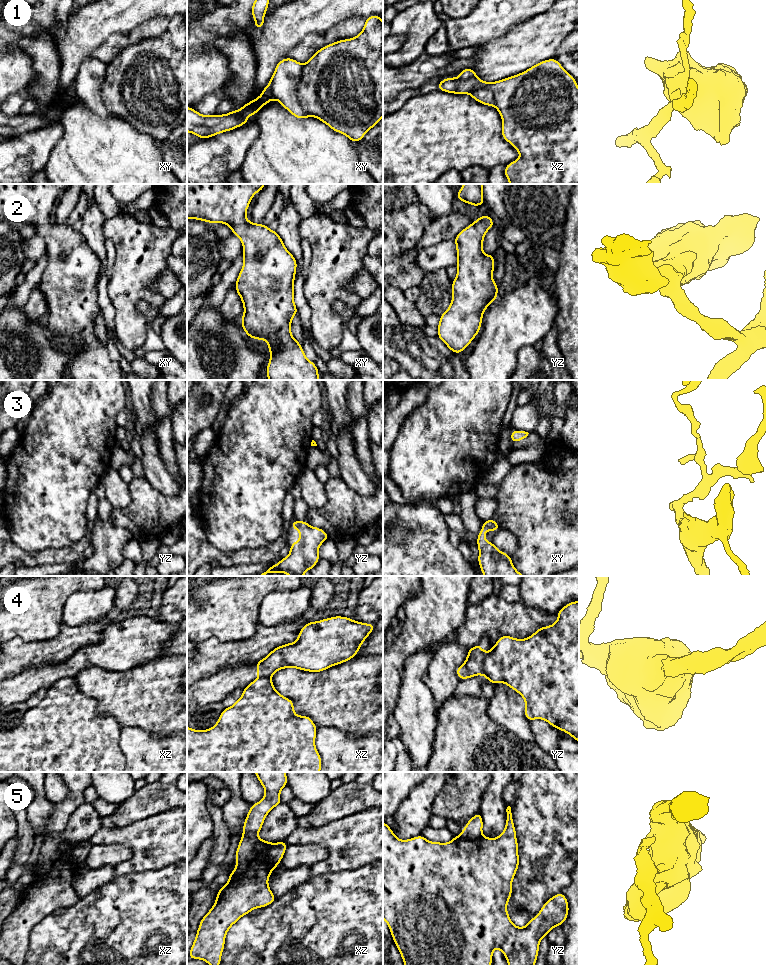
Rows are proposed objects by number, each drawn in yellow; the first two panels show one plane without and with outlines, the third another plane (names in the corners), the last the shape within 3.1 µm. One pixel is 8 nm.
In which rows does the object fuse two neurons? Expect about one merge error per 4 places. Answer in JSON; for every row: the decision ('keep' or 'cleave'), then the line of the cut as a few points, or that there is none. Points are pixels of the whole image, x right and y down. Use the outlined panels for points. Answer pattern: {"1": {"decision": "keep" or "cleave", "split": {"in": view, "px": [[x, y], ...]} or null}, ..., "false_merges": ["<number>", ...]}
{"1": {"decision": "cleave", "split": {"in": "xy", "px": [[302, 65], [296, 97], [300, 106], [309, 115]]}}, "2": {"decision": "keep", "split": null}, "3": {"decision": "keep", "split": null}, "4": {"decision": "cleave", "split": {"in": "yz", "px": [[485, 653], [482, 674]]}}, "5": {"decision": "cleave", "split": {"in": "xz", "px": [[274, 843], [267, 859], [267, 864], [271, 868]]}}, "false_merges": ["1", "4", "5"]}

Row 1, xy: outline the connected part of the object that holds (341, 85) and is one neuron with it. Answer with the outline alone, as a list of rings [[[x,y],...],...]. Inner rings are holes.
[[[372,15],[366,18],[361,33],[320,48],[303,65],[302,76],[296,88],[301,107],[311,116],[328,125],[335,132],[344,134],[352,142],[363,139],[365,133],[376,126],[383,117],[383,21]]]

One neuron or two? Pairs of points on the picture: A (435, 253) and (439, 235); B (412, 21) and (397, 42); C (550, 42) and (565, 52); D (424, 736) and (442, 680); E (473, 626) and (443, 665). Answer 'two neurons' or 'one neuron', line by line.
A: two neurons
B: two neurons
C: two neurons
D: two neurons
E: two neurons

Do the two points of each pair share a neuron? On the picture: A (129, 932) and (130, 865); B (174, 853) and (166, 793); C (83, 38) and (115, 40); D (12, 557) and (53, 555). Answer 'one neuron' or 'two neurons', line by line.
A: two neurons
B: two neurons
C: two neurons
D: one neuron

